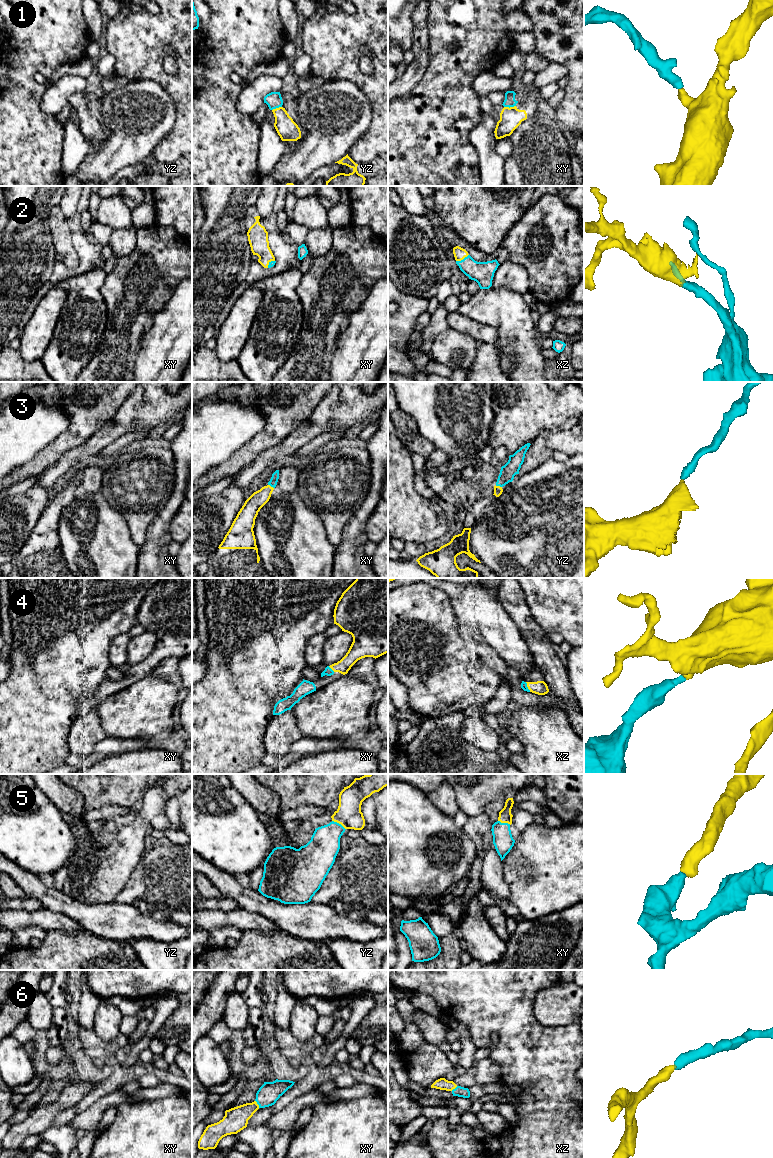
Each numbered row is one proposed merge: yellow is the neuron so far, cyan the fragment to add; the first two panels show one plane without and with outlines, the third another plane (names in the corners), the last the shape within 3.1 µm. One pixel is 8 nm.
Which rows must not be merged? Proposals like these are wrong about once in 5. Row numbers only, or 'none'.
none

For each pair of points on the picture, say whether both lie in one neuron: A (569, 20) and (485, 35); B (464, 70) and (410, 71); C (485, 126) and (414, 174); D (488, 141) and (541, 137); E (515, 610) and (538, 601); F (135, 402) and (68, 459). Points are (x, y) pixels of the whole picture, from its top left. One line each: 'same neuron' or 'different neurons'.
A: different neurons
B: different neurons
C: different neurons
D: different neurons
E: different neurons
F: same neuron

